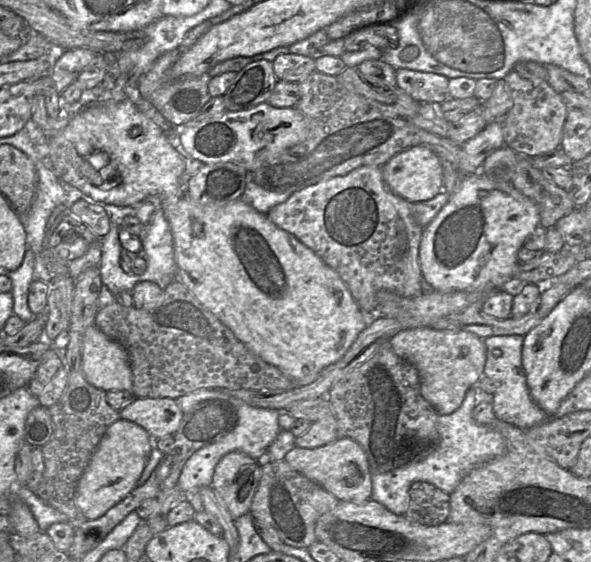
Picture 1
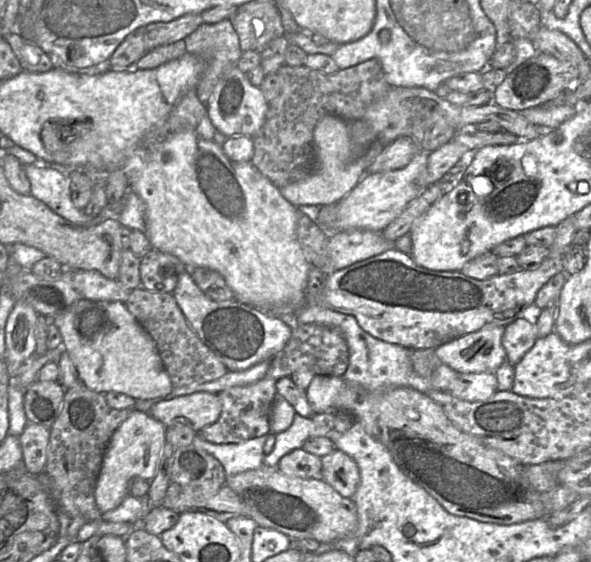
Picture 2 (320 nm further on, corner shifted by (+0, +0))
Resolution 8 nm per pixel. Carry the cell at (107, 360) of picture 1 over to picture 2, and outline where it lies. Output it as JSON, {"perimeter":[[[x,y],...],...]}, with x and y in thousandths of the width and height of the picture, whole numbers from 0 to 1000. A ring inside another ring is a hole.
{"perimeter":[[[137,532],[113,553],[85,566],[105,600],[135,676],[154,694],[200,698],[228,712],[276,708],[294,692],[266,616],[210,539]]]}

